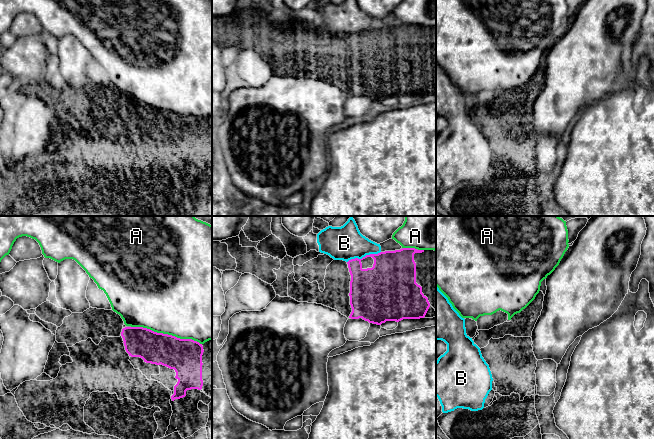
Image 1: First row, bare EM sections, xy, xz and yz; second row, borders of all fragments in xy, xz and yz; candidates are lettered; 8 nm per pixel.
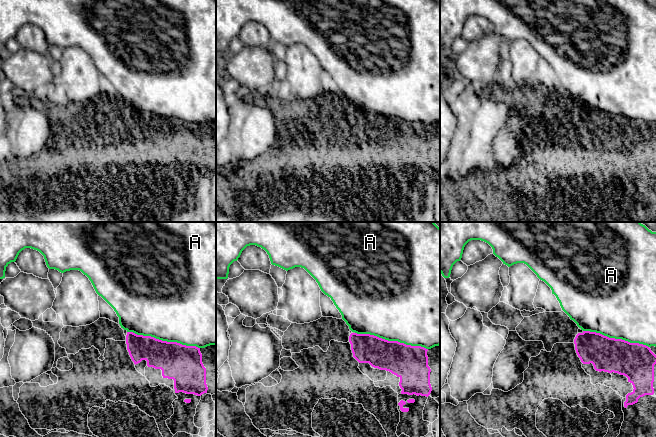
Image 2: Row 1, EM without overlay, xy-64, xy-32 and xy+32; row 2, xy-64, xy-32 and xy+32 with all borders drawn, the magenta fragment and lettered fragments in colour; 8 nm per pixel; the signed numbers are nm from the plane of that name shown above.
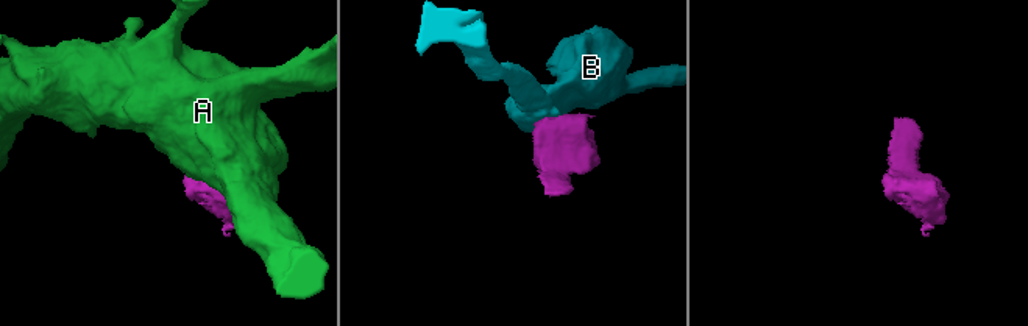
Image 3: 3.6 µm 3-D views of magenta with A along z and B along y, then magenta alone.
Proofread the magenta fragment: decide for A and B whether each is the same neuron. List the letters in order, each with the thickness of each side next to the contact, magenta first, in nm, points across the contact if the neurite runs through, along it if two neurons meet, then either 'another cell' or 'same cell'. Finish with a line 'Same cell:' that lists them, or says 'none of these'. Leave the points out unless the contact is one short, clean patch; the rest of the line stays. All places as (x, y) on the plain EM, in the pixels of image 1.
A: 280 nm thick on the magenta side, 500 nm on the other; another cell
B: 320 nm thick on the magenta side, 280 nm on the other; border along xz (380, 27), (366, 30), (361, 34), (351, 34), (347, 38); another cell
Same cell: none of these

